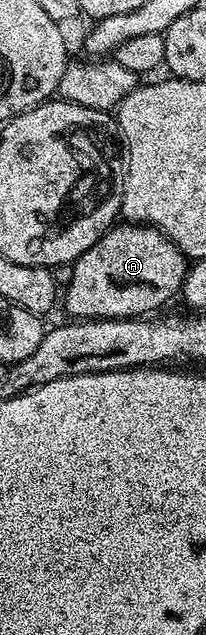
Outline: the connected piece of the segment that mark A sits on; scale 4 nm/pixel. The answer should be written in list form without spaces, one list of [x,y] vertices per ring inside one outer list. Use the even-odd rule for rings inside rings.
[[[120,222],[71,265],[72,277],[68,293],[62,296],[62,308],[64,304],[72,315],[69,317],[80,320],[144,318],[159,313],[156,311],[183,289],[189,267],[179,246],[160,229]]]

